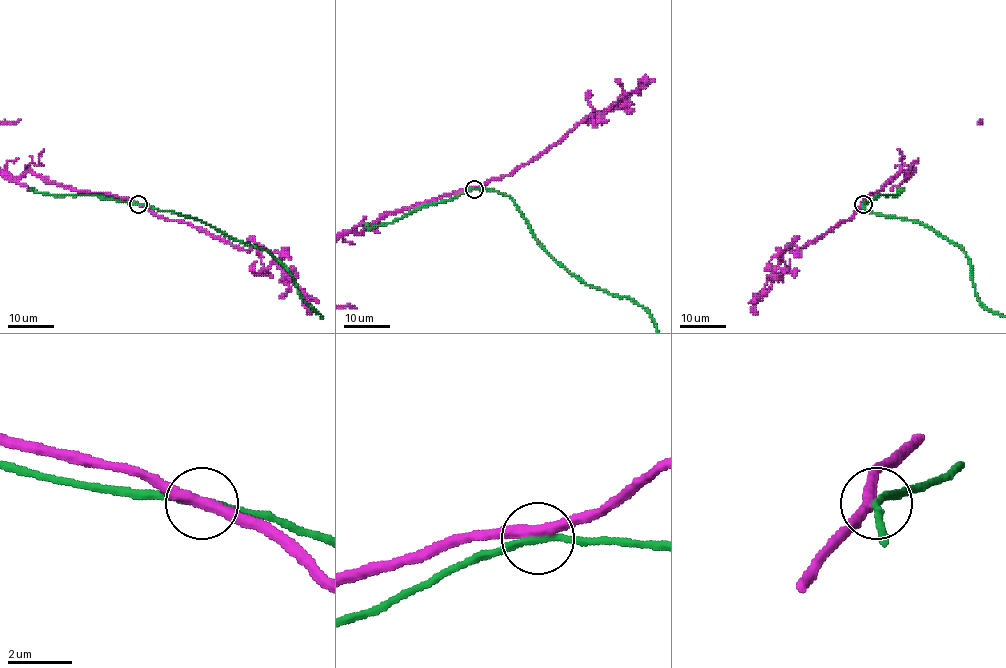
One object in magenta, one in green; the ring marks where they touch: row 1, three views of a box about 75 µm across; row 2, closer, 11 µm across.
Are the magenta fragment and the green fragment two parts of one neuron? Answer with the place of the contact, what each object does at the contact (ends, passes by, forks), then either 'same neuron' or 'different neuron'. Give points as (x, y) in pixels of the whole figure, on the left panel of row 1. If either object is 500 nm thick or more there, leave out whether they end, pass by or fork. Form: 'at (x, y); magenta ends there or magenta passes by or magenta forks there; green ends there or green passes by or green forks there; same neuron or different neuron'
at (138, 204); magenta passes by; green passes by; same neuron

